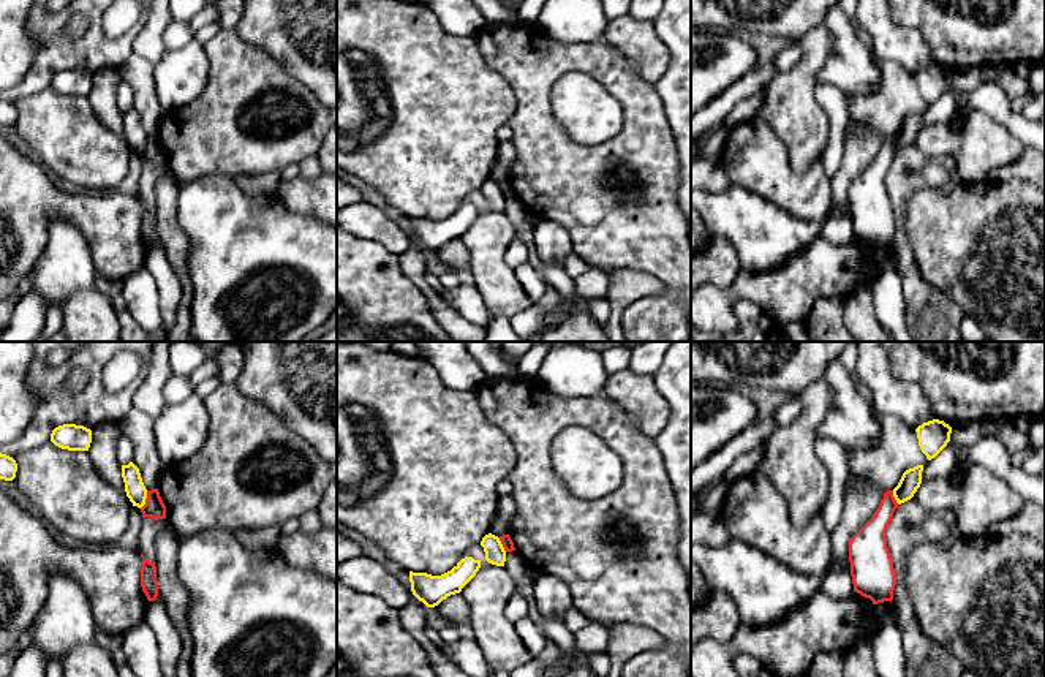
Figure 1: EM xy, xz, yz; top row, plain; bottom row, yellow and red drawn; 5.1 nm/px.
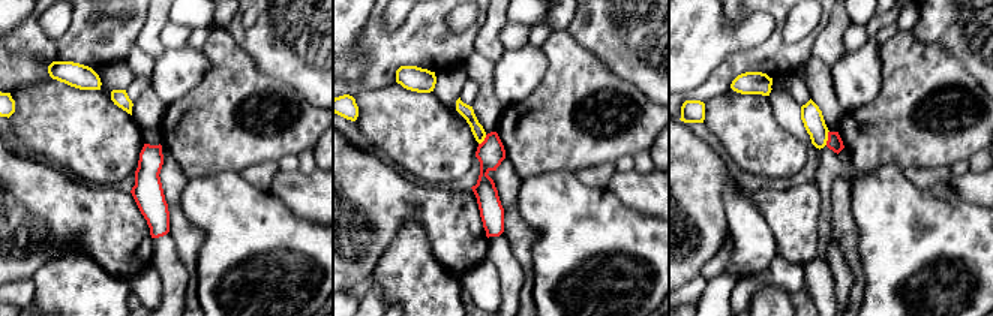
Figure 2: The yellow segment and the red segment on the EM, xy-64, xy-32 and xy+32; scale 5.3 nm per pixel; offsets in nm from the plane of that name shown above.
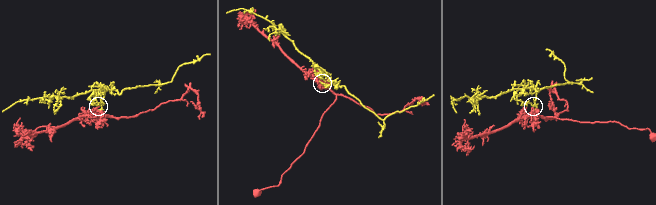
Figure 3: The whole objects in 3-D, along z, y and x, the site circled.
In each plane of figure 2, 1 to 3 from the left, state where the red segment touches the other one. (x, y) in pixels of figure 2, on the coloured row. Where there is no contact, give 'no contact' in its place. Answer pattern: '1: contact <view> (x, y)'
1: no contact
2: contact xy-32 (483, 140)
3: contact xy+32 (827, 138)

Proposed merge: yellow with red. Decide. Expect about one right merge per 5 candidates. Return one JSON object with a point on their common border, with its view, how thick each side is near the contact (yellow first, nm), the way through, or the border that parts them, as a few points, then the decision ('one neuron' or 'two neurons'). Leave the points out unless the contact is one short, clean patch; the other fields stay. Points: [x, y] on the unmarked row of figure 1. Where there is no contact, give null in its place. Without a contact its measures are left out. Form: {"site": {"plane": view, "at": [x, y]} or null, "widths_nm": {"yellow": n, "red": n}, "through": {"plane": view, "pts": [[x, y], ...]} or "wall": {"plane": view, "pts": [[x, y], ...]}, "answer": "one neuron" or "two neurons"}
{"site": {"plane": "xy", "at": [144, 146]}, "widths_nm": {"yellow": 100, "red": 100}, "wall": {"plane": "xy", "pts": [[147, 136], [146, 147], [139, 154]]}, "answer": "two neurons"}

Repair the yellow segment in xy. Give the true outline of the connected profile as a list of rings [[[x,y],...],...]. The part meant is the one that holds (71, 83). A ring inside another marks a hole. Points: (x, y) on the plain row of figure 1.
[[[63,70],[52,76],[51,87],[68,96],[89,96],[92,76],[84,71]]]

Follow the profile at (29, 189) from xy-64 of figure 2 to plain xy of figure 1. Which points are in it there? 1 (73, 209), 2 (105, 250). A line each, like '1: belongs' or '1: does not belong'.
1: belongs
2: belongs

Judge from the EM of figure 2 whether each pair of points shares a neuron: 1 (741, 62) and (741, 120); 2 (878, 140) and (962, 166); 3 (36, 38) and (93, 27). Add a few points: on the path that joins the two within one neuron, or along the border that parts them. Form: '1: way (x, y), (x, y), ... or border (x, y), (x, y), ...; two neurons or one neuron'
1: border (729, 87), (704, 102); two neurons
2: border (966, 159), (959, 159), (950, 166); two neurons
3: way (50, 45), (74, 45), (80, 41); one neuron

